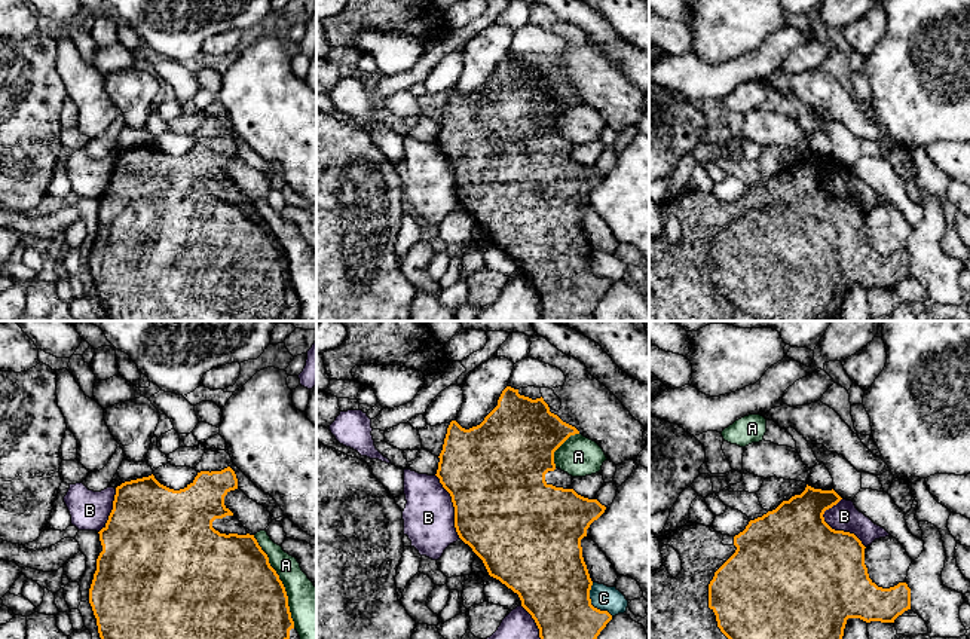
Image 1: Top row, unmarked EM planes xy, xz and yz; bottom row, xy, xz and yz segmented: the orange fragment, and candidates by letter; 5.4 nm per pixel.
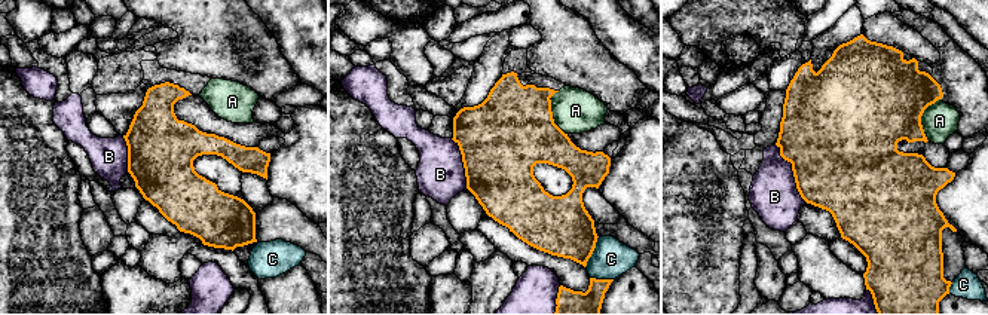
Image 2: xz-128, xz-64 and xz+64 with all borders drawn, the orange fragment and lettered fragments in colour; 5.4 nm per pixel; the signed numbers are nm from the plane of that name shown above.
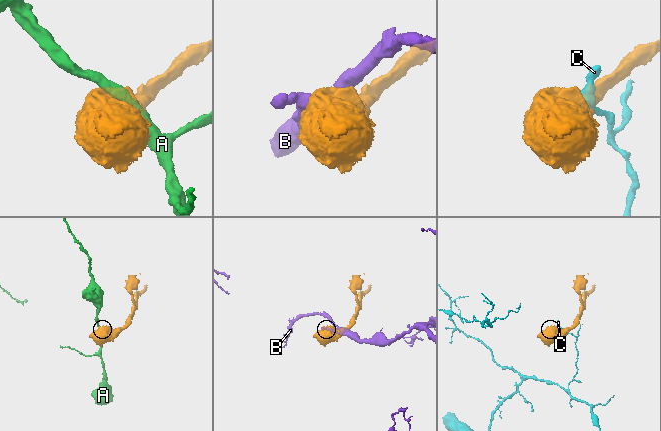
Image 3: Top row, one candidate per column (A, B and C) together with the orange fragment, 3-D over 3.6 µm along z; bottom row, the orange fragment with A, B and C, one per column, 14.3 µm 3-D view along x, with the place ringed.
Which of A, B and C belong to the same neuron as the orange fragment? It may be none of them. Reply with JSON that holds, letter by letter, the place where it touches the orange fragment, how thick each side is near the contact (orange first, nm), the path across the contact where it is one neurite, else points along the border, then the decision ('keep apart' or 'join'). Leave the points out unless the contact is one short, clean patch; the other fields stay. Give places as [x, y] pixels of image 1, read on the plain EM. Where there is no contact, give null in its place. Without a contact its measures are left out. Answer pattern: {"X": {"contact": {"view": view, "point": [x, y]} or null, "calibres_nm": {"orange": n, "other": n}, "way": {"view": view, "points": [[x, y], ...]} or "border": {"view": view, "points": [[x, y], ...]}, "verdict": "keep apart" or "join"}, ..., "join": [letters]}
{"A": {"contact": {"view": "xy", "point": [281, 248]}, "calibres_nm": {"orange": 500, "other": 260}, "verdict": "keep apart"}, "B": {"contact": {"view": "yz", "point": [841, 198]}, "calibres_nm": {"orange": 480, "other": 160}, "verdict": "keep apart"}, "C": {"contact": {"view": "xz", "point": [590, 271]}, "calibres_nm": {"orange": 400, "other": 140}, "border": {"view": "xz", "points": [[591, 250], [590, 269], [612, 283]]}, "verdict": "keep apart"}, "join": []}

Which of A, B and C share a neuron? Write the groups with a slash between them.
A / B / C

